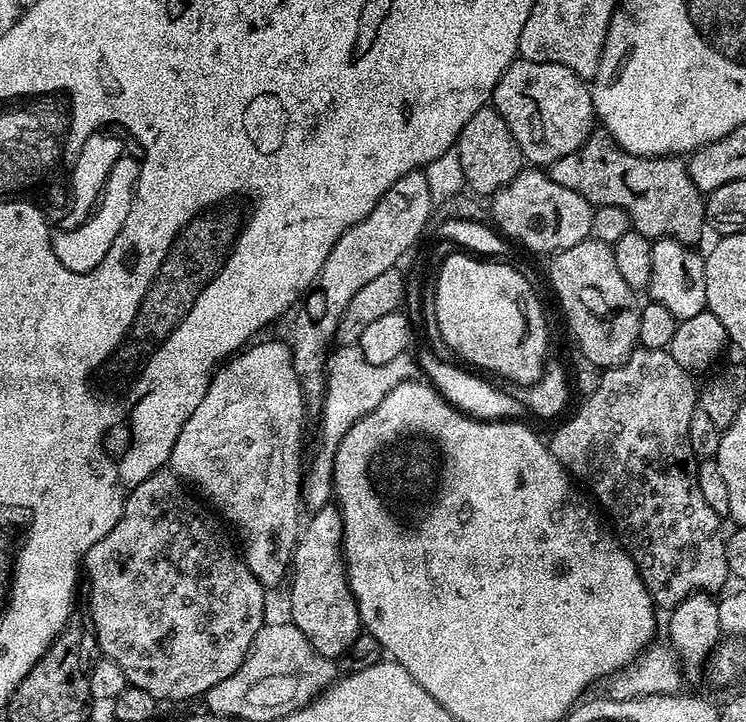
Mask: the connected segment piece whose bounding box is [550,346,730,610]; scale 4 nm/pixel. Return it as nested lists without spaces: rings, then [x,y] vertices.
[[[640,346],[630,354],[630,358],[626,358],[626,362],[622,362],[613,368],[603,369],[599,376],[600,381],[597,382],[596,389],[585,398],[584,405],[553,434],[552,440],[550,439],[554,458],[563,466],[569,477],[575,478],[577,481],[580,479],[596,495],[597,501],[595,500],[595,503],[601,509],[604,507],[608,511],[609,517],[607,516],[607,519],[610,524],[610,519],[612,519],[613,525],[611,524],[611,527],[614,529],[621,546],[630,554],[630,558],[650,594],[652,603],[657,609],[674,609],[678,606],[678,602],[690,598],[690,594],[695,592],[719,593],[719,588],[724,583],[729,583],[730,580],[726,566],[726,546],[724,545],[726,532],[725,529],[720,529],[722,518],[718,514],[714,514],[714,510],[710,510],[710,506],[702,498],[702,490],[698,490],[698,474],[696,473],[698,458],[690,450],[690,418],[694,418],[698,407],[698,384],[692,381],[695,380],[693,373],[683,369],[682,366],[678,366],[668,350]]]

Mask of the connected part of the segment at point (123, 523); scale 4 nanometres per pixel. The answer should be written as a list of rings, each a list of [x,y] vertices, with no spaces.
[[[161,470],[150,474],[150,478],[146,478],[146,482],[138,482],[138,486],[134,486],[134,490],[126,498],[122,518],[118,518],[114,530],[110,530],[110,534],[106,534],[106,538],[102,538],[102,542],[94,542],[94,546],[90,546],[90,550],[84,556],[82,568],[86,576],[88,572],[88,588],[92,591],[88,596],[86,608],[92,617],[92,625],[96,631],[97,649],[107,659],[118,662],[118,666],[122,666],[122,674],[131,687],[146,690],[146,694],[153,696],[157,702],[164,702],[164,700],[192,700],[195,696],[197,699],[203,697],[204,693],[209,692],[214,686],[218,686],[218,682],[230,678],[230,674],[234,674],[234,670],[238,670],[238,666],[242,666],[242,662],[246,658],[258,630],[263,628],[266,623],[266,617],[264,617],[266,590],[258,582],[258,578],[254,578],[254,574],[250,574],[243,555],[237,551],[234,544],[234,549],[232,549],[232,544],[228,541],[227,534],[224,533],[225,525],[219,519],[216,521],[215,518],[217,519],[185,487],[175,472]]]

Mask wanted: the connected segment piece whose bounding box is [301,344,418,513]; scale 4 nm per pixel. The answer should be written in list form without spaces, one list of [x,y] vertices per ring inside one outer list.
[[[355,344],[339,345],[329,355],[324,374],[324,402],[320,405],[318,413],[320,440],[324,443],[324,448],[317,450],[301,483],[301,501],[309,513],[324,508],[333,497],[332,453],[336,451],[338,442],[342,442],[346,430],[350,430],[350,426],[354,426],[354,422],[358,422],[366,414],[370,414],[370,410],[374,410],[374,406],[378,406],[378,402],[382,402],[382,398],[386,398],[386,394],[390,394],[390,390],[394,390],[394,386],[413,379],[417,372],[417,363],[408,354],[393,358],[391,362],[386,362],[386,366],[374,366],[370,362],[366,362],[362,350]]]

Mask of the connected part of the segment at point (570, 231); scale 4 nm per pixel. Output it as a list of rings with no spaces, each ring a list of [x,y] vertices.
[[[536,166],[525,167],[511,182],[492,193],[490,197],[491,223],[509,241],[517,240],[522,247],[529,248],[532,252],[555,254],[570,246],[578,246],[578,242],[587,240],[592,236],[593,215],[593,204],[586,202],[586,198],[582,198],[582,194],[578,194],[574,190],[566,190],[566,186],[558,186],[558,182],[554,182],[548,177],[547,171]]]

